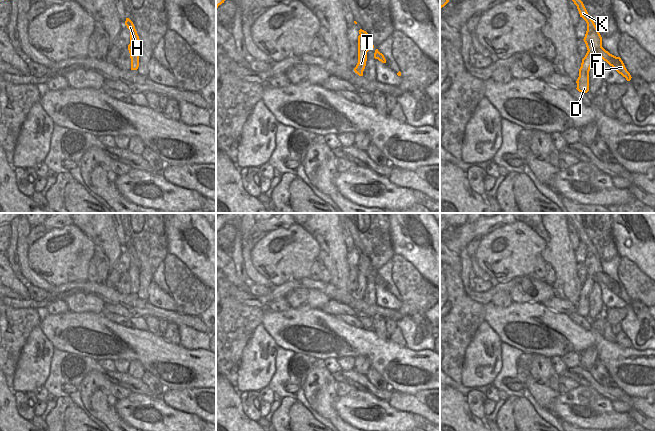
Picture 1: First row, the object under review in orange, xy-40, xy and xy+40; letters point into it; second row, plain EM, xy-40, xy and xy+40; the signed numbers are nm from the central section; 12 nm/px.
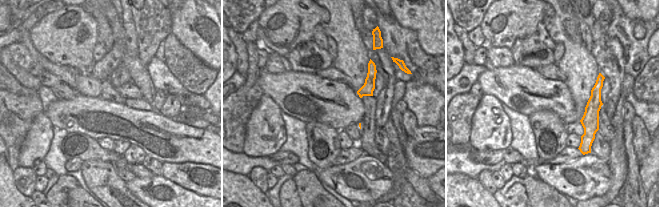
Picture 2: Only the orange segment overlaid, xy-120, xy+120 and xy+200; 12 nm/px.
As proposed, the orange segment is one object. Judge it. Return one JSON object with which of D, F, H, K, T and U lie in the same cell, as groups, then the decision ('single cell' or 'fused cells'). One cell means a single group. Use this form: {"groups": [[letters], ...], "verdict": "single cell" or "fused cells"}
{"groups": [["D", "H", "T"], ["F", "K", "U"]], "verdict": "fused cells"}

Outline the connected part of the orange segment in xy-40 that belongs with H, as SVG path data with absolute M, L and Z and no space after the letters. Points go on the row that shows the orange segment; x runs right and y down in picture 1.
M126 18L125 25L130 30L130 44L128 45L128 50L131 58L131 70L137 70L139 67L139 48L137 45L137 31L133 22Z

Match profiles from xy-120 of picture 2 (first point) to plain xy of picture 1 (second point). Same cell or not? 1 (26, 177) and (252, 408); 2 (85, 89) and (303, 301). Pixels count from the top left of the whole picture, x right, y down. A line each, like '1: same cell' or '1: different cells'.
1: same cell
2: same cell

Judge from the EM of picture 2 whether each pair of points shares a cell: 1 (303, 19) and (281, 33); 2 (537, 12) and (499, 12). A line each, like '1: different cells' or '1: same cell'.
1: same cell
2: same cell

